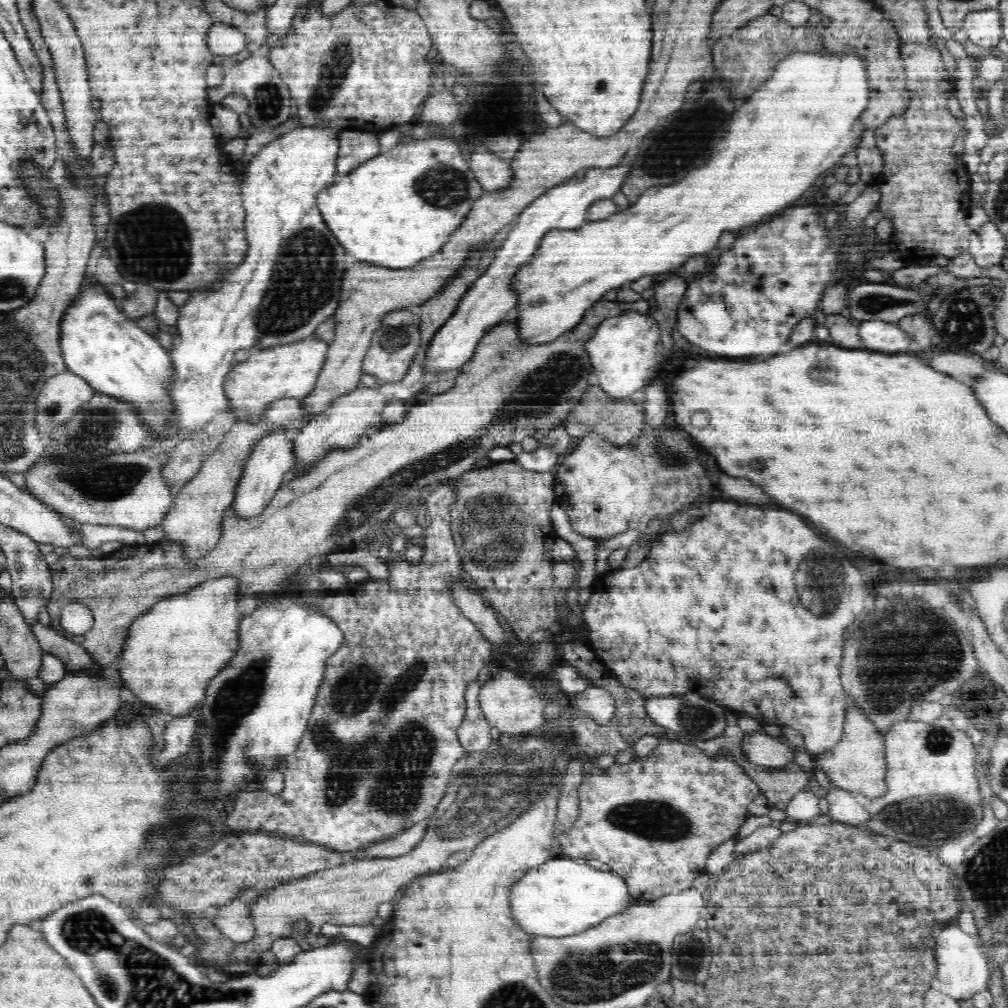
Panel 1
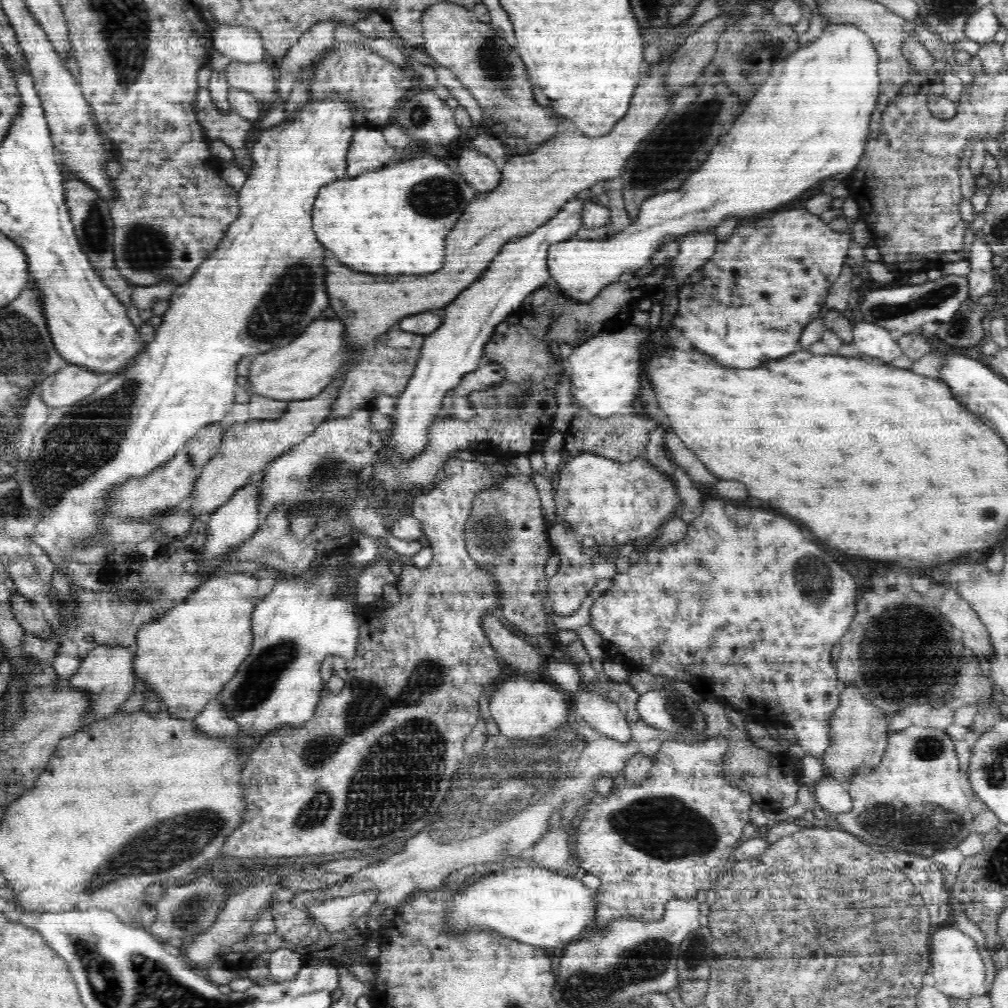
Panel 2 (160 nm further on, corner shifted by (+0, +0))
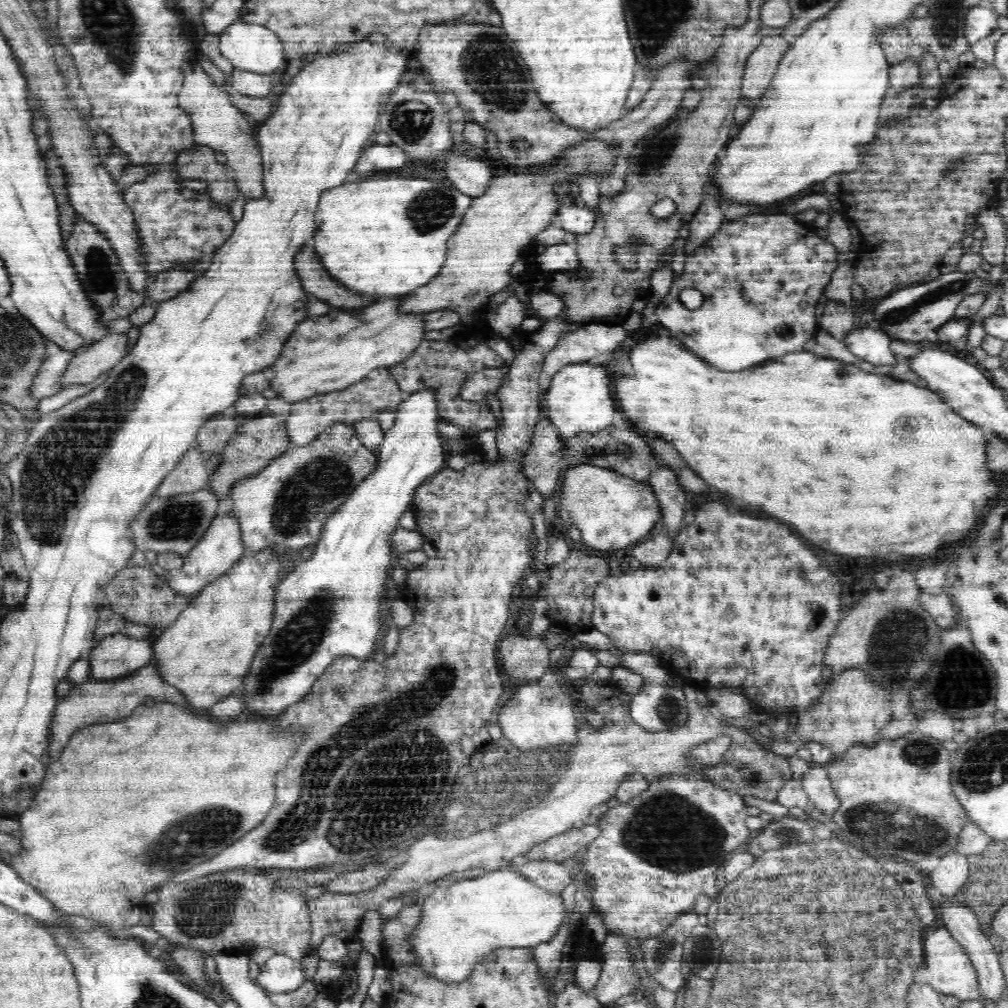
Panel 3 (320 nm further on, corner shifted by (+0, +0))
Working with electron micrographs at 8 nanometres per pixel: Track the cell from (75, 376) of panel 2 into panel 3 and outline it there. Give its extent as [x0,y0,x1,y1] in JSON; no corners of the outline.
[59,334,128,389]

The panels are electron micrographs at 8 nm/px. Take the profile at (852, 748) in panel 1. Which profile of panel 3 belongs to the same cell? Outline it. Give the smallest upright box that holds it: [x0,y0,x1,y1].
[770,669,892,760]

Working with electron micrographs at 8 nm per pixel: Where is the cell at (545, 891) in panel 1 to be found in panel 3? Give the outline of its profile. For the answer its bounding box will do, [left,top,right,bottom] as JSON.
[414,866,564,982]

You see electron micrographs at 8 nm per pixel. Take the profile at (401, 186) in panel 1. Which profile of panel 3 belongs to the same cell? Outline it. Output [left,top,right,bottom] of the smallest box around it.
[312,178,473,300]

